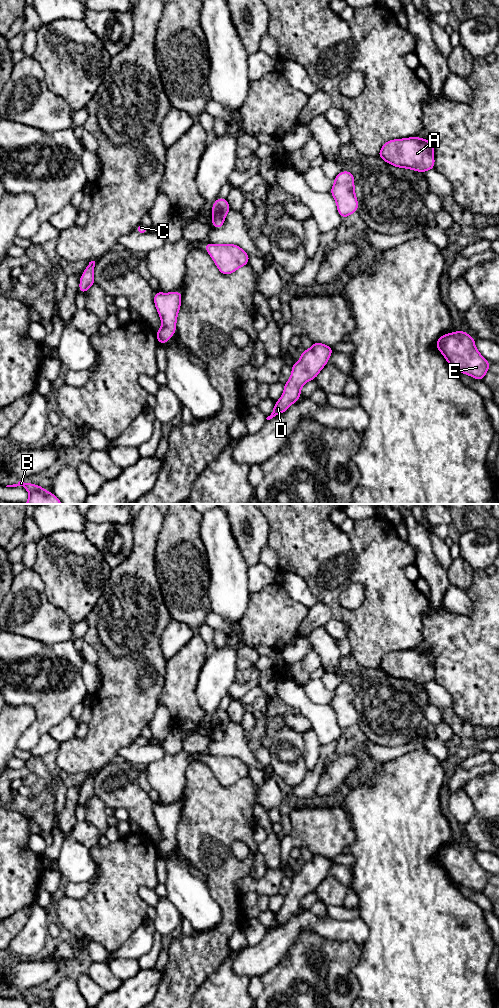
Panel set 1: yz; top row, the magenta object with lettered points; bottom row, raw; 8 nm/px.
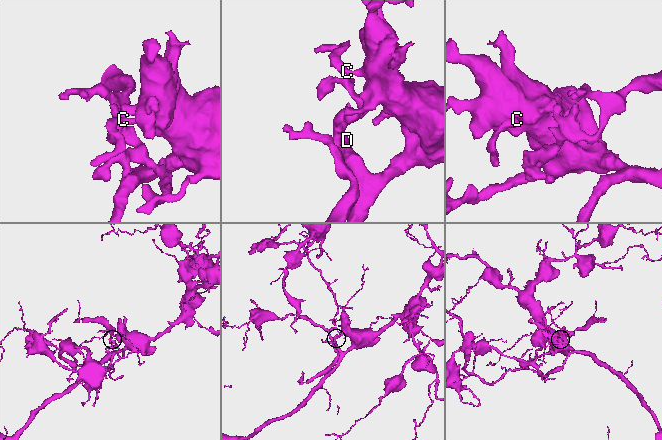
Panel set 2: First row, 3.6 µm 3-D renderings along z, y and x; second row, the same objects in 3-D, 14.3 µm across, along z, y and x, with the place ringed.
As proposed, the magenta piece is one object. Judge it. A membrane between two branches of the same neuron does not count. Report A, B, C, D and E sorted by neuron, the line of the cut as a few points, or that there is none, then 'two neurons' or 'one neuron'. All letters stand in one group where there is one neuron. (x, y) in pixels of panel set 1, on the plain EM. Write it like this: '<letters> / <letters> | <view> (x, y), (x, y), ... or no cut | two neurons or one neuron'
A B / C D E | yz (213, 730), (223, 731) | two neurons

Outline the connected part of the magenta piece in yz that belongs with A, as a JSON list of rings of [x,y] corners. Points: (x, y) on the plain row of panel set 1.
[[[419,649],[393,651],[383,656],[378,669],[395,679],[425,684],[434,681],[434,657]]]

